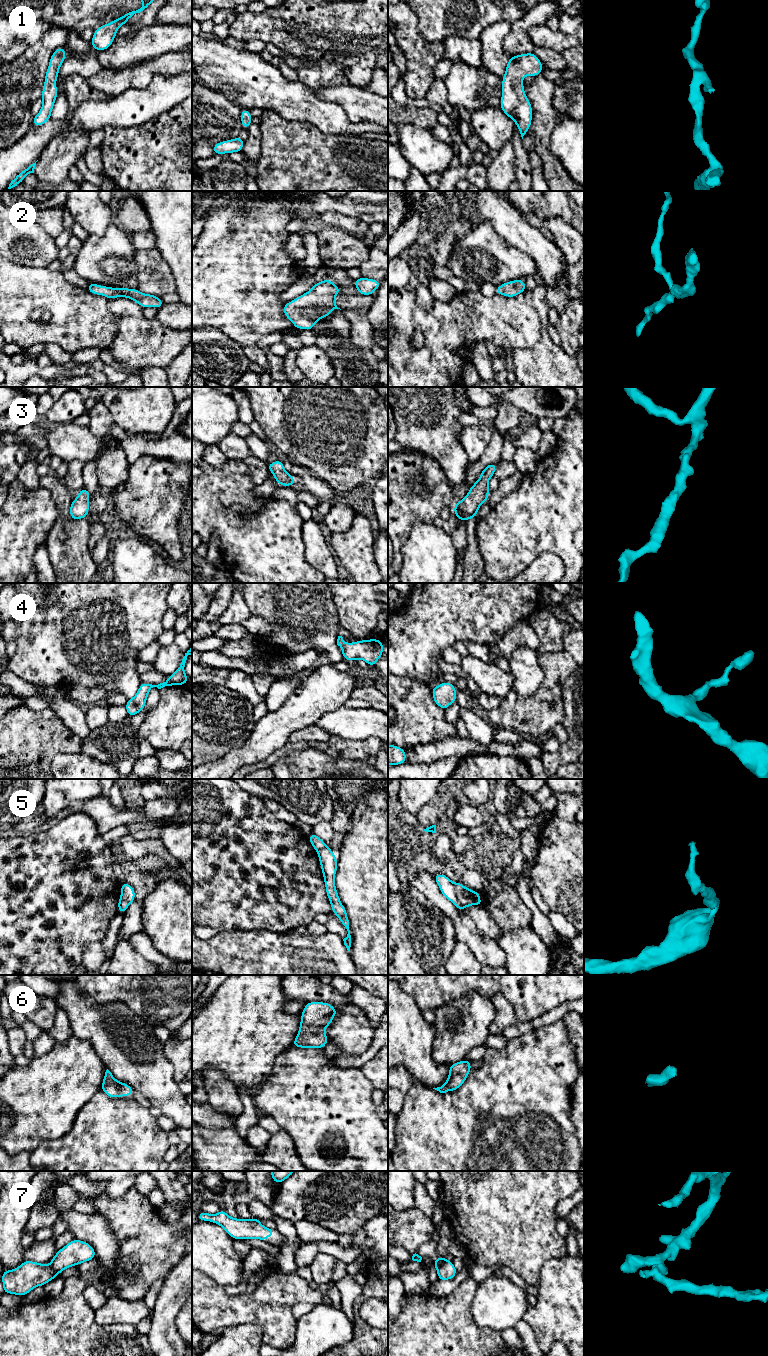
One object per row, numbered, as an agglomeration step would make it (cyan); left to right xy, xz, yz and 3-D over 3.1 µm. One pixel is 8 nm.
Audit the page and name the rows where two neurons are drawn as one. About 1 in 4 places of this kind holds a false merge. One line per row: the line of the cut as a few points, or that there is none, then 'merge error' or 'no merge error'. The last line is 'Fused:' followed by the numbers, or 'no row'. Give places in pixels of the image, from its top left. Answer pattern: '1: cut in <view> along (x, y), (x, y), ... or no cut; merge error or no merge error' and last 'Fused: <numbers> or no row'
1: no cut; no merge error
2: no cut; no merge error
3: no cut; no merge error
4: no cut; no merge error
5: cut in yz along (455, 884), (455, 896), (464, 907); merge error
6: no cut; no merge error
7: cut in xy along (50, 1265), (60, 1272); merge error
Fused: 5, 7

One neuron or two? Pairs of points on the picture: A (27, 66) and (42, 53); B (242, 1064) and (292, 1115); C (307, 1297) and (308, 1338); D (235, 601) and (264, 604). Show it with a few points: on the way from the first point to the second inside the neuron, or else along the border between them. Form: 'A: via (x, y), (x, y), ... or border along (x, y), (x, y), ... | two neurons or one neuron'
A: via (31, 63), (38, 56) | one neuron
B: border along (274, 1062), (270, 1074), (254, 1089) | two neurons
C: border along (324, 1303), (314, 1306) | two neurons
D: border along (242, 593), (242, 597), (252, 614) | two neurons

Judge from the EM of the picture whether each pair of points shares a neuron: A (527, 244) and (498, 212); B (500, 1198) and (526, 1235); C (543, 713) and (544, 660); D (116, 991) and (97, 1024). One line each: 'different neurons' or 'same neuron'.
A: same neuron
B: same neuron
C: same neuron
D: different neurons

